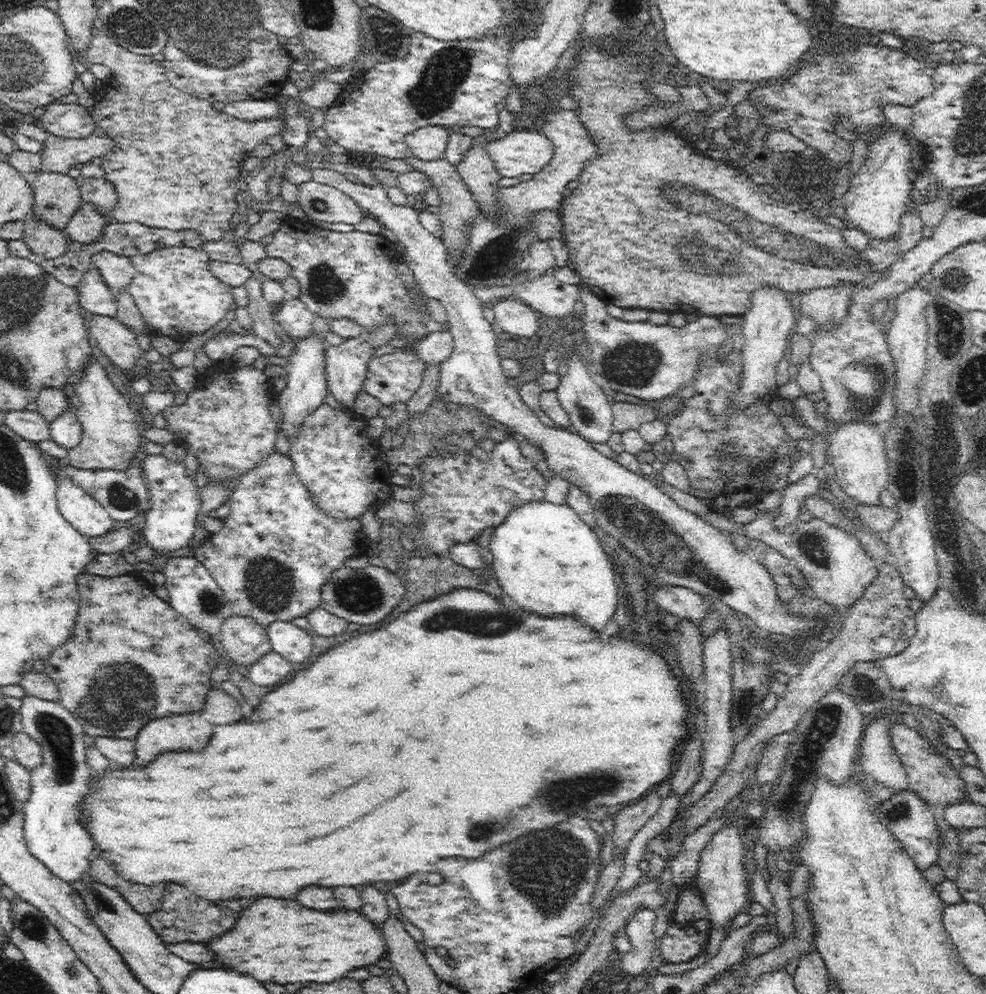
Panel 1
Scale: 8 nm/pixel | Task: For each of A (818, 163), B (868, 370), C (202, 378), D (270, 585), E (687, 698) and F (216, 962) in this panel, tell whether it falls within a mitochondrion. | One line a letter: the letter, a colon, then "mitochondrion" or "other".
A: mitochondrion
B: mitochondrion
C: other
D: mitochondrion
E: other
F: other

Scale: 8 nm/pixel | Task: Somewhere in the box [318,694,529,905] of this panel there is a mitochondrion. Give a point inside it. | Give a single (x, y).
(484, 829)

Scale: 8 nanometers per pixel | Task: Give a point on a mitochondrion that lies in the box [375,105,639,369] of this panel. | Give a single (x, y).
(493, 260)

